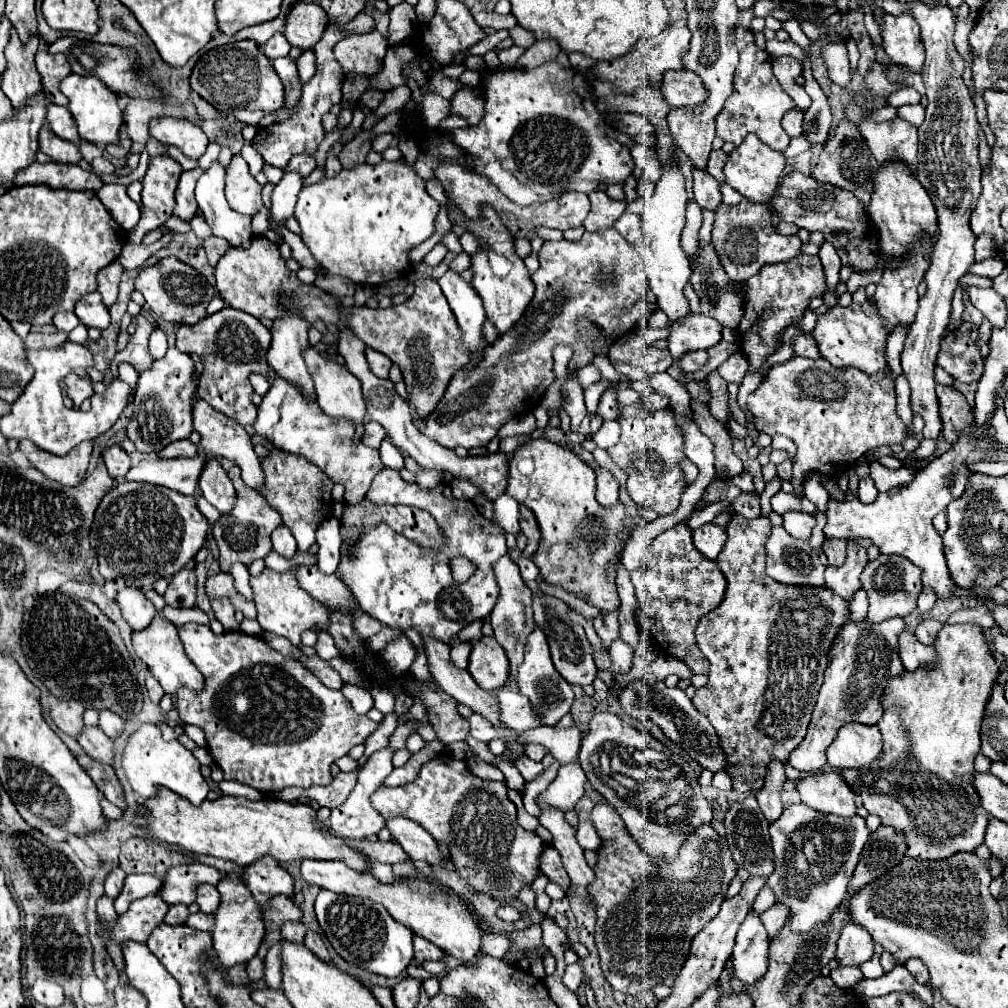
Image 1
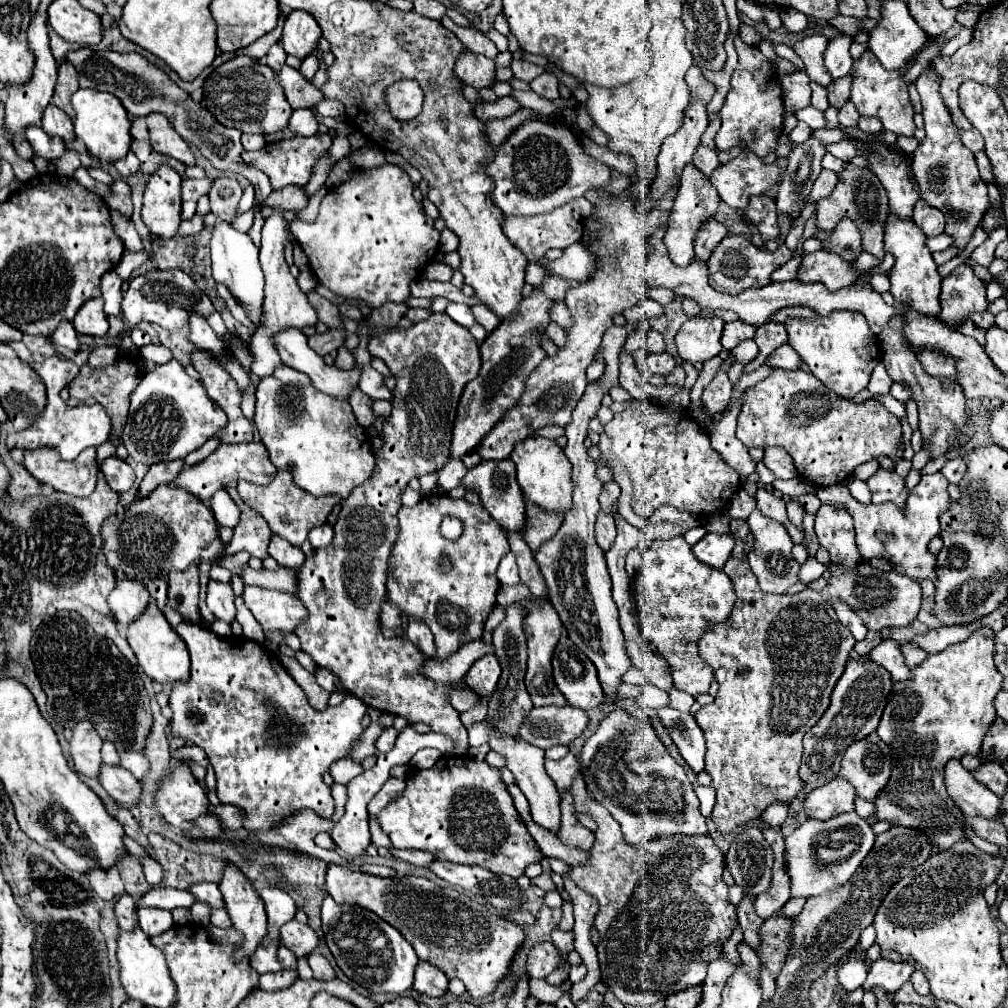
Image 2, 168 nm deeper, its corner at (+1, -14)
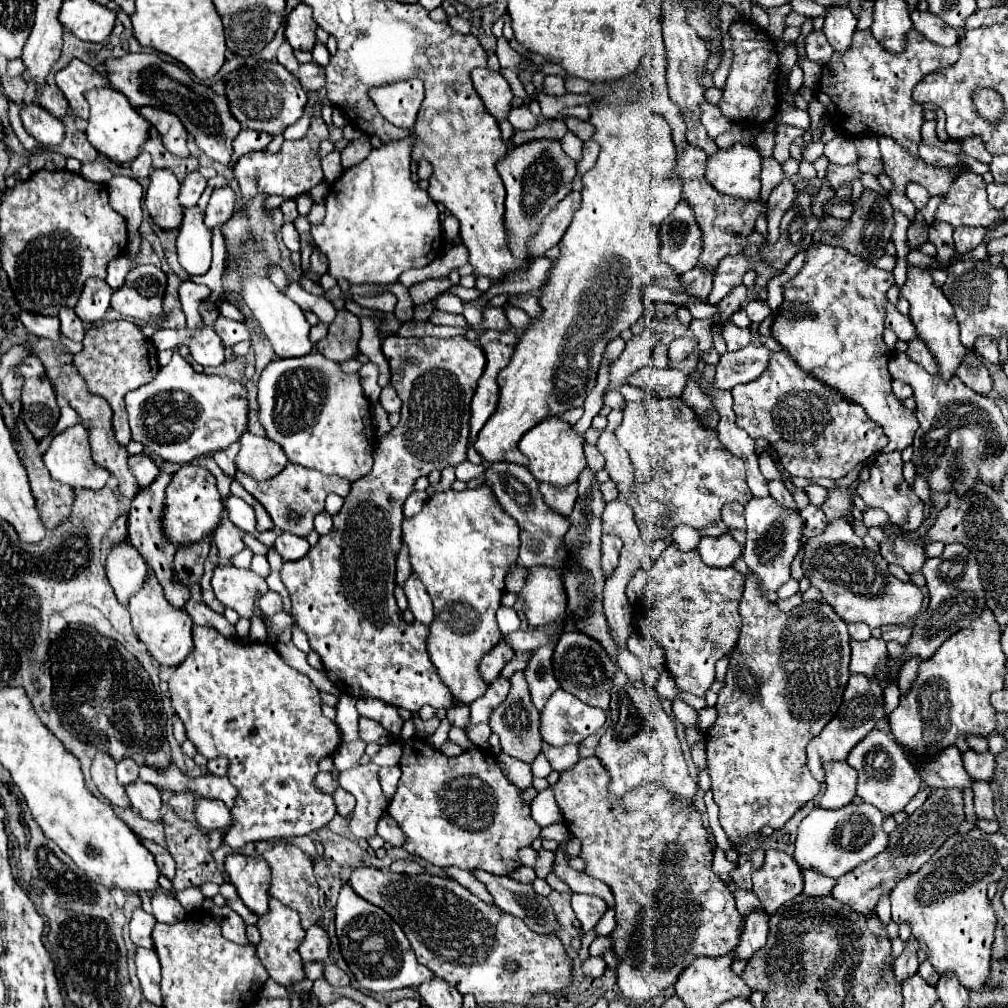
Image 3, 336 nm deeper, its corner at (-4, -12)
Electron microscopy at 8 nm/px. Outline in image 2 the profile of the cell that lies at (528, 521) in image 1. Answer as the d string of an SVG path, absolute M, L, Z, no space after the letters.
M525 503L525 507L527 507L527 529L523 533L523 539L533 551L537 551L541 543L545 543L557 533L561 525L561 515L545 515L545 511L541 511L541 507L537 507L535 503Z

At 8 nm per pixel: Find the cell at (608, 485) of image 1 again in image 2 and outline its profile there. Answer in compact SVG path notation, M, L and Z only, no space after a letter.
M599 511L597 523L595 523L595 539L597 539L599 547L603 551L609 551L611 545L613 545L613 541L615 541L615 535L617 535L617 531L615 531L613 517L609 517L607 513Z

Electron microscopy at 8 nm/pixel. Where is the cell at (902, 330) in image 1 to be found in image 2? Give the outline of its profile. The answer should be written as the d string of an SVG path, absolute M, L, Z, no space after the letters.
M889 393L886 395L874 395L874 400L882 403L885 408L898 418L906 417L904 404L897 401Z

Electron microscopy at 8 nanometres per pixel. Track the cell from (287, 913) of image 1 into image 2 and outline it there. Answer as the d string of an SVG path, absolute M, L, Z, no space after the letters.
M293 919L281 927L281 943L289 947L297 959L301 959L307 957L319 945L319 937L309 925L301 925Z

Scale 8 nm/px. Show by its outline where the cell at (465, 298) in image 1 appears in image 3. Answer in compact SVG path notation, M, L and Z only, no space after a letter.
M448 291L446 293L440 293L436 297L436 307L442 309L442 311L448 311L448 313L460 313L460 315L464 313L464 305L462 305L460 297L450 295Z

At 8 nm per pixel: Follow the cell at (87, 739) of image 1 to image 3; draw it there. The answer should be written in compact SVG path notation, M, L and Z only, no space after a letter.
M136 779L134 783L130 783L126 787L126 795L130 797L130 805L144 819L150 819L150 821L158 821L160 819L162 799L160 799L160 791L154 785L148 785L148 783Z

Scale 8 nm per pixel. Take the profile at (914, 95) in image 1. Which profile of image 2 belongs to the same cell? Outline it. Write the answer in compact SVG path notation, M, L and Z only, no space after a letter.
M861 116L859 118L858 127L865 135L869 135L869 133L879 133L883 129L882 123L877 119L877 117L866 116Z

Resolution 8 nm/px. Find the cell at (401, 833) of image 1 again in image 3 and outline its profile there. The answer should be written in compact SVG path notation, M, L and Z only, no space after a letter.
M472 871L472 875L486 885L490 895L494 897L494 903L502 911L524 919L530 929L536 929L536 933L554 933L558 929L548 899L538 895L532 885L520 883L512 877L500 877L488 871Z

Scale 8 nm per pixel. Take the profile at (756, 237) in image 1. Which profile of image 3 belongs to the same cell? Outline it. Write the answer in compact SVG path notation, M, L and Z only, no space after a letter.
M736 253L736 255L724 257L718 265L718 271L714 277L714 287L708 295L708 303L716 305L726 295L730 295L732 289L740 287L746 271L756 269L758 261L760 261L758 255L746 255L746 253Z

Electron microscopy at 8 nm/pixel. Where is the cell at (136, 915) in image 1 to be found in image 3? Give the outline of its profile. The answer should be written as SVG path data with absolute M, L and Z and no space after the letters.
M154 895L152 897L152 915L158 923L174 925L186 917L186 911L180 907L180 903L172 895Z

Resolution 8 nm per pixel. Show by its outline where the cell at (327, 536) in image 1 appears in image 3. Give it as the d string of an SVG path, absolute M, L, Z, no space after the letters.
M326 511L320 513L320 515L314 519L314 529L318 531L318 535L330 533L330 529L332 529L332 517L330 517Z

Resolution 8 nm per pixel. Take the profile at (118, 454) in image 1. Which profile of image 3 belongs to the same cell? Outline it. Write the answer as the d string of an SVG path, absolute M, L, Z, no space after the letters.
M134 455L128 459L128 467L132 471L132 475L136 477L140 489L144 489L146 485L150 485L150 481L154 481L154 475L158 475L158 467L154 465L154 461L148 455Z

